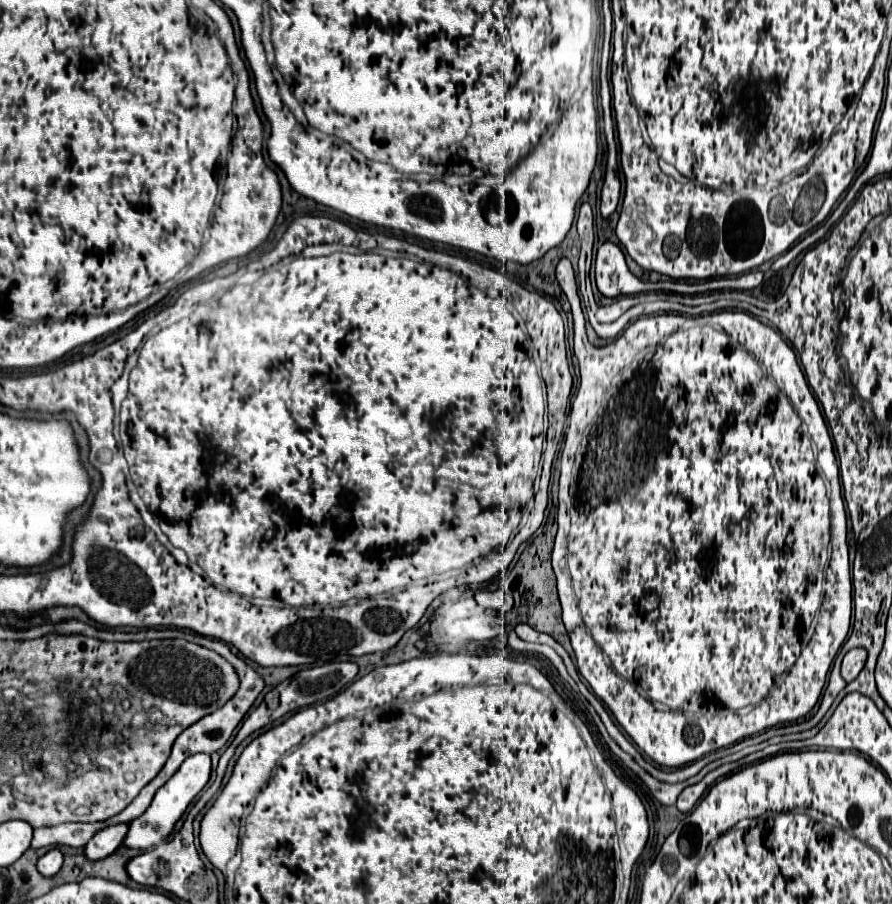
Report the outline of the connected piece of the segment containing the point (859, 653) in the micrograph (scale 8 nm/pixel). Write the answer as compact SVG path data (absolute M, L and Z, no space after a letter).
M861 647L851 649L851 651L845 655L845 659L843 659L843 667L841 667L843 679L845 679L847 683L851 683L851 681L861 673L865 661L867 661L867 651L865 651L865 649L861 649Z

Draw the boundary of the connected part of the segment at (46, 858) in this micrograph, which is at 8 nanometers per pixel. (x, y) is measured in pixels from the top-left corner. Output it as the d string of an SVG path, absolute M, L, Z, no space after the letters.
M51 849L47 851L39 863L37 863L37 871L43 875L43 877L55 877L61 869L61 863L63 863L63 857L61 857L61 851L59 849Z

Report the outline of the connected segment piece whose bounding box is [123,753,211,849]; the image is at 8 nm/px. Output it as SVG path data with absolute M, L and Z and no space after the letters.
M197 753L197 755L191 755L189 759L185 759L183 765L179 767L179 771L155 793L149 809L141 817L137 817L135 821L129 823L129 831L123 839L123 845L129 849L153 849L157 843L167 839L169 833L173 831L175 823L187 811L189 803L197 797L197 793L209 781L209 773L211 773L211 757L209 755Z

